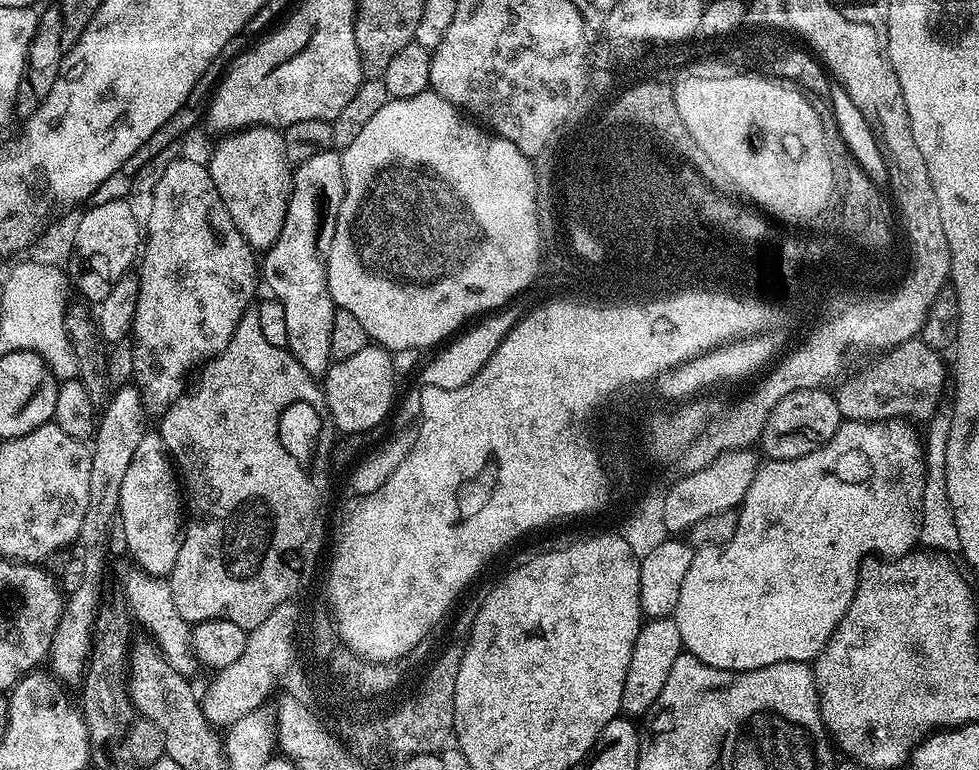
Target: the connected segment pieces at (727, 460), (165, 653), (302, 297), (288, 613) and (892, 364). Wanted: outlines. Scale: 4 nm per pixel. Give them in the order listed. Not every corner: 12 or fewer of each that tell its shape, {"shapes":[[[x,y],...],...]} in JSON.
{"shapes":[[[755,451],[724,453],[665,491],[665,530],[732,512],[754,482]],[[137,566],[122,585],[131,619],[180,673],[198,664],[167,579]],[[341,153],[295,169],[262,280],[311,376],[334,361],[326,253],[344,197]],[[296,602],[248,632],[203,695],[213,726],[262,707],[297,643]],[[919,338],[835,393],[845,421],[927,422],[945,357]]]}

